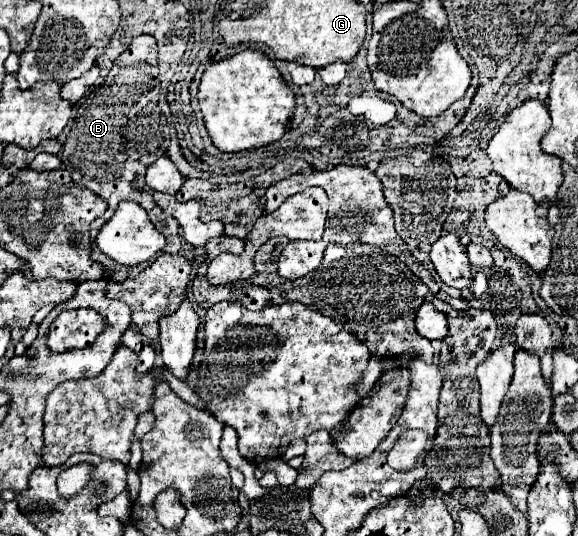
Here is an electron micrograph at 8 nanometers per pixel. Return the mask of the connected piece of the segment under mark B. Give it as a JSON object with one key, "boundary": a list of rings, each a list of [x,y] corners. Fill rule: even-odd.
{"boundary":[[[142,34],[134,38],[132,44],[126,48],[126,52],[116,58],[104,82],[98,88],[94,88],[88,98],[80,100],[74,106],[70,132],[62,152],[58,154],[58,158],[62,160],[62,166],[70,172],[72,180],[76,184],[82,184],[84,188],[90,188],[108,204],[107,211],[96,218],[90,227],[91,258],[104,266],[106,280],[114,280],[114,282],[126,280],[135,273],[135,269],[110,260],[98,250],[95,237],[100,228],[112,218],[120,202],[128,198],[132,198],[132,201],[137,202],[147,211],[152,224],[168,240],[168,246],[163,248],[162,252],[178,254],[180,250],[180,226],[172,216],[168,216],[154,204],[152,190],[144,184],[146,168],[168,152],[172,134],[178,134],[176,132],[180,130],[178,124],[182,124],[178,116],[184,118],[184,114],[172,114],[172,112],[164,114],[158,104],[160,80],[158,80],[156,56],[158,56],[158,46],[152,36]]]}

